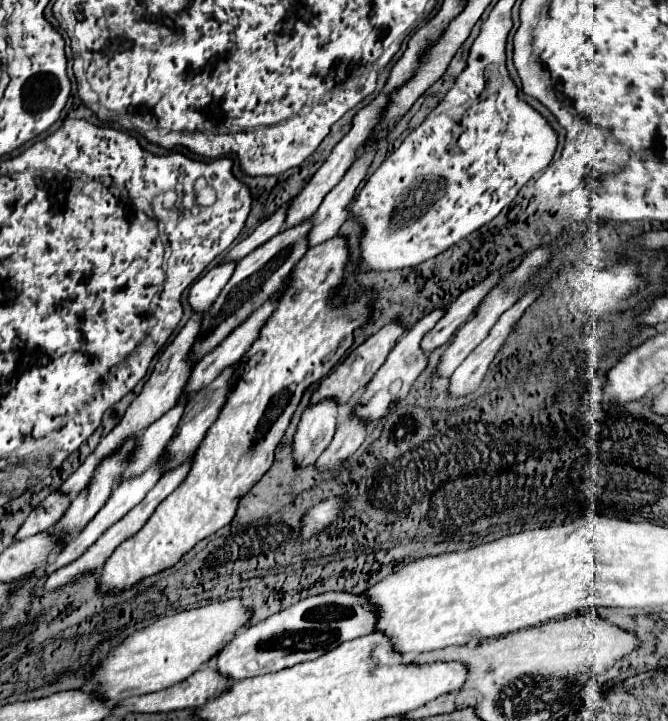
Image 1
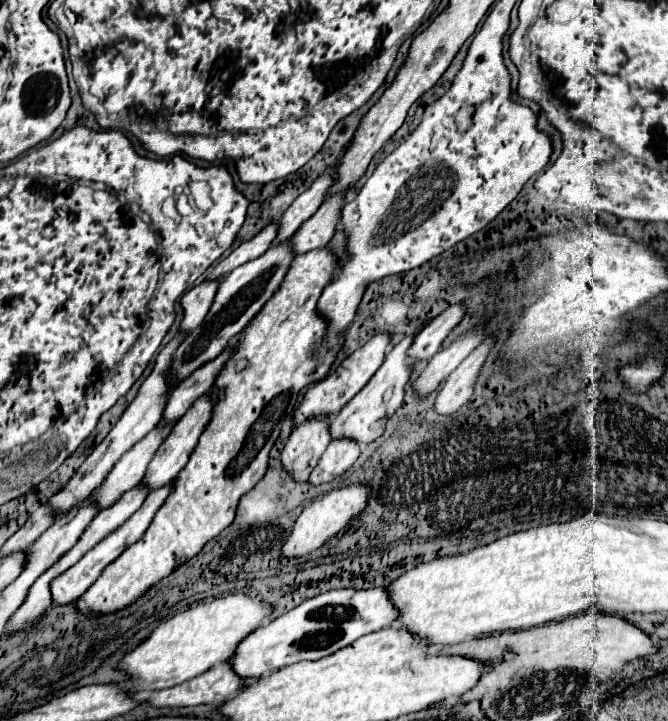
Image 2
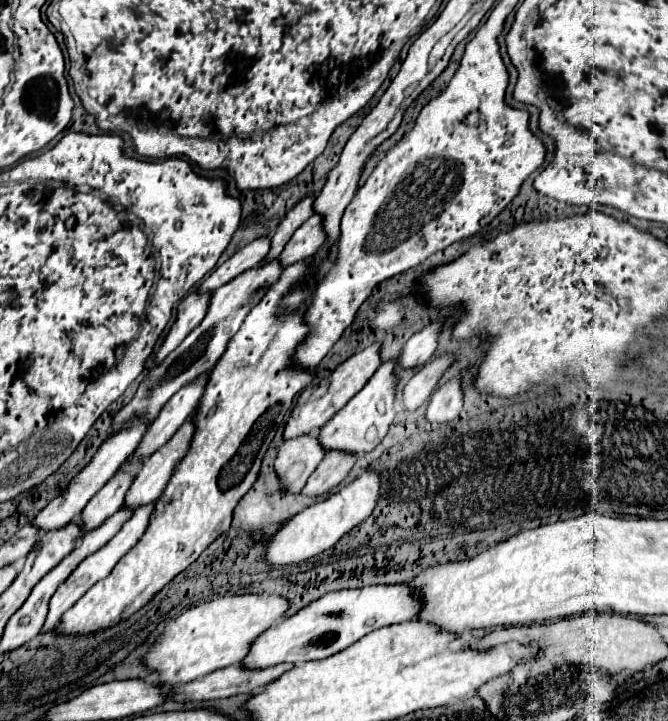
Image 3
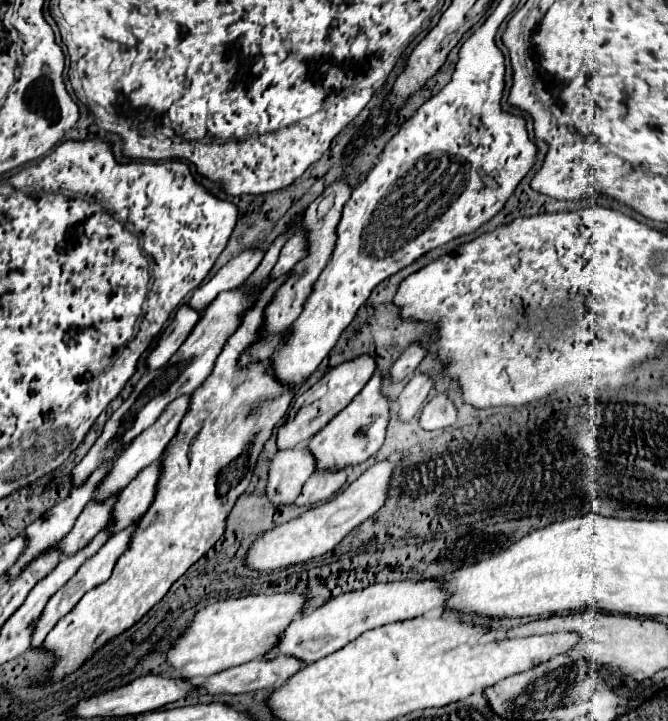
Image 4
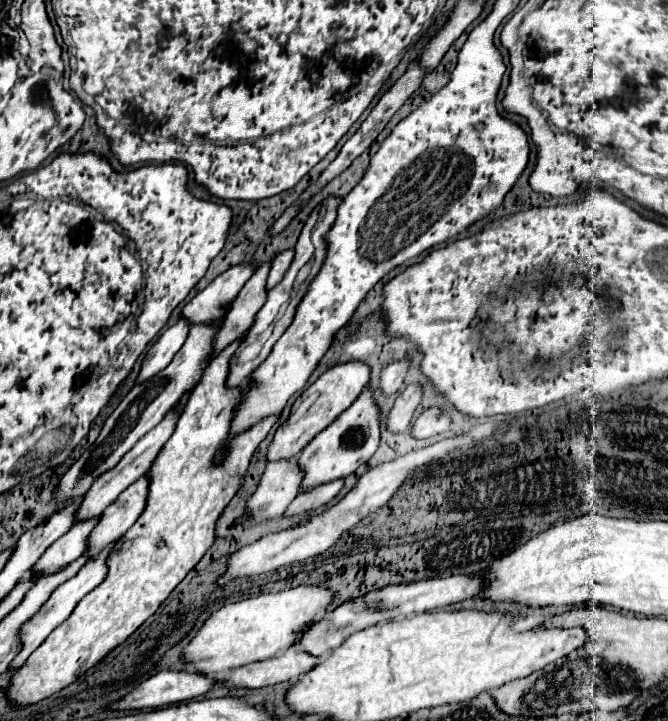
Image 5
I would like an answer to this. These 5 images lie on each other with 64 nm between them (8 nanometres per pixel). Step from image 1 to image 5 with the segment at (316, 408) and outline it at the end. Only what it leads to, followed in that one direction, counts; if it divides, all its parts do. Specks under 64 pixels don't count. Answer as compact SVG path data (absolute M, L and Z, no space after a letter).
M298 458L270 462L260 480L260 488L248 500L248 520L272 520L284 514L296 498L302 480L304 470Z

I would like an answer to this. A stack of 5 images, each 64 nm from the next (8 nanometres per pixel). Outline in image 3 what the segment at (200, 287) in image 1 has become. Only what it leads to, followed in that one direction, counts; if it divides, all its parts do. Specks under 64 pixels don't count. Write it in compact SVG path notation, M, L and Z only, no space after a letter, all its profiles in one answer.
M190 292L184 300L180 300L178 318L170 328L170 334L166 336L160 352L156 352L154 356L156 364L160 364L164 356L172 352L172 348L176 348L176 344L180 344L180 340L184 340L184 336L188 336L188 332L192 332L202 322L202 318L206 316L208 304L210 304L210 294L200 294L200 292Z

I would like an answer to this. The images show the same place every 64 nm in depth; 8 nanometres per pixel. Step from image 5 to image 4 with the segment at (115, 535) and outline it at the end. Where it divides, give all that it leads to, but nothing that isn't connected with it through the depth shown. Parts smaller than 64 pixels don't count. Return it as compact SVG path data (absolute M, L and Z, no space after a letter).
M162 458L140 470L138 476L122 490L112 516L114 520L112 532L120 532L120 528L126 528L150 508L156 496L160 472L162 472Z

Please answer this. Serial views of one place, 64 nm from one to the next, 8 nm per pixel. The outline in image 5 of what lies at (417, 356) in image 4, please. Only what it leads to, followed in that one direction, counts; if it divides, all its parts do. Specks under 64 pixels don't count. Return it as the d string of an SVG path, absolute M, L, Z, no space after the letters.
M398 360L398 362L392 362L384 368L382 372L382 378L380 378L380 388L384 394L394 394L402 388L402 382L404 382L404 376L410 368L410 360Z

